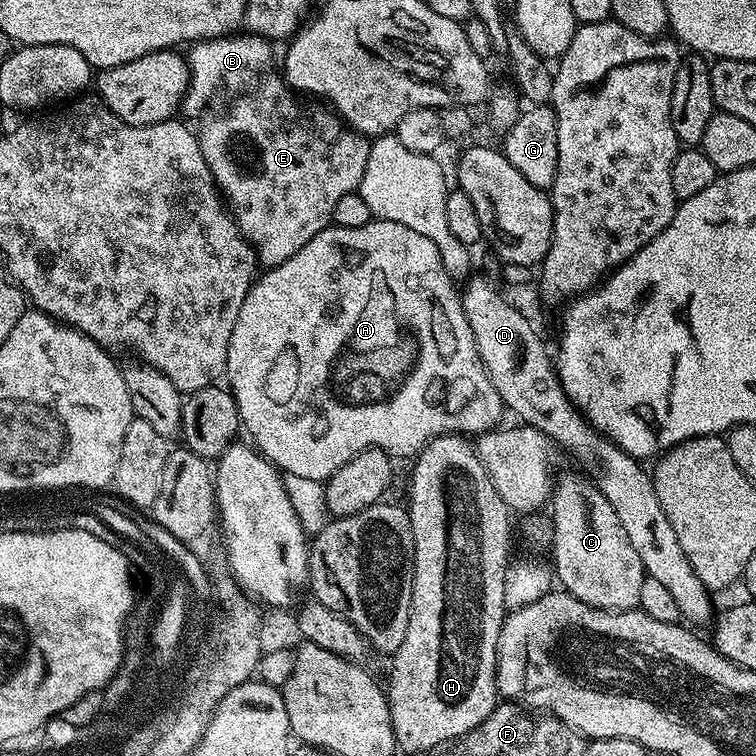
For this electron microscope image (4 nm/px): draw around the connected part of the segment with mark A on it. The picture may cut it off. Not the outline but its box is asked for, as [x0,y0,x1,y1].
[226,218,505,482]

